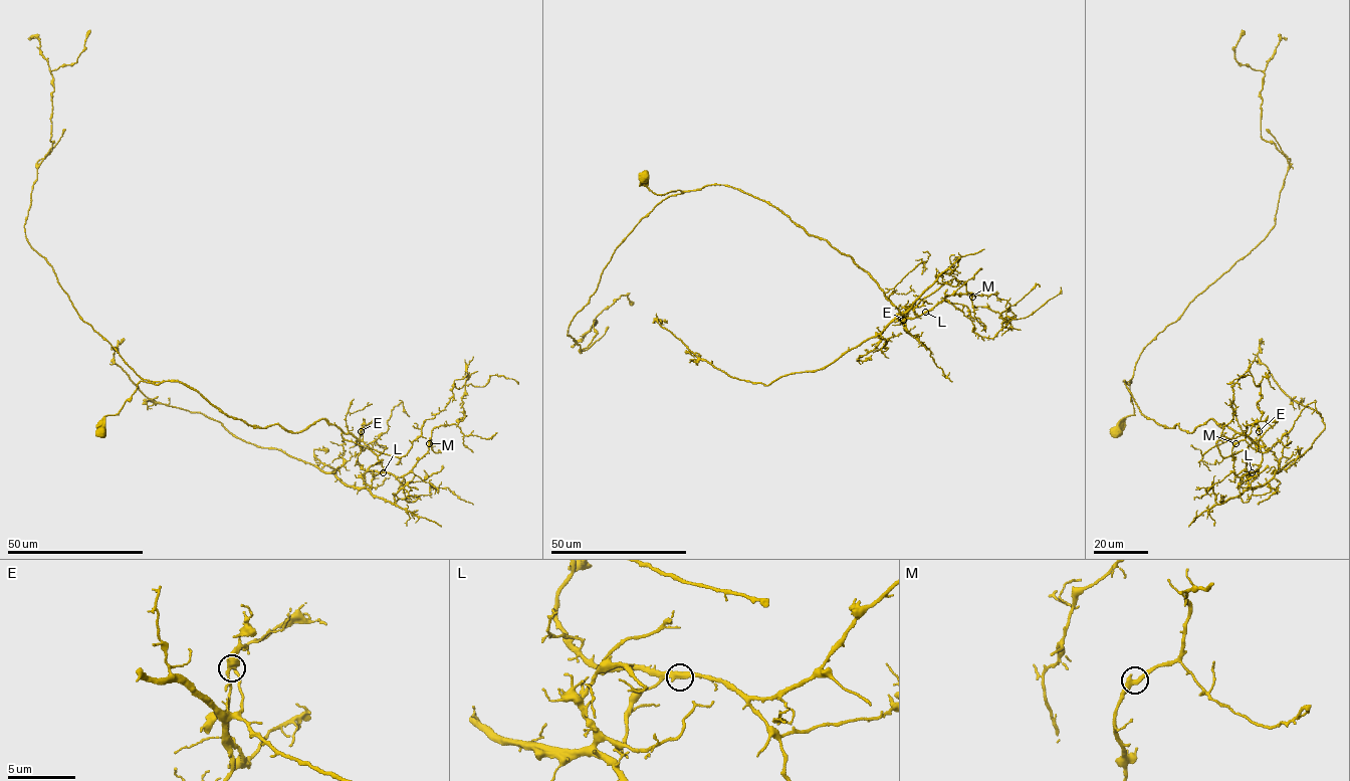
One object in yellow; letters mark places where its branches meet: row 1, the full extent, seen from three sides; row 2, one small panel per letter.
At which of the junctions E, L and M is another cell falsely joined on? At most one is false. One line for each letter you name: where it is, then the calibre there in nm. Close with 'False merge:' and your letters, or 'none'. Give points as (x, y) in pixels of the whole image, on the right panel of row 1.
L: (1252, 472) | 420 nm
False merge: L

